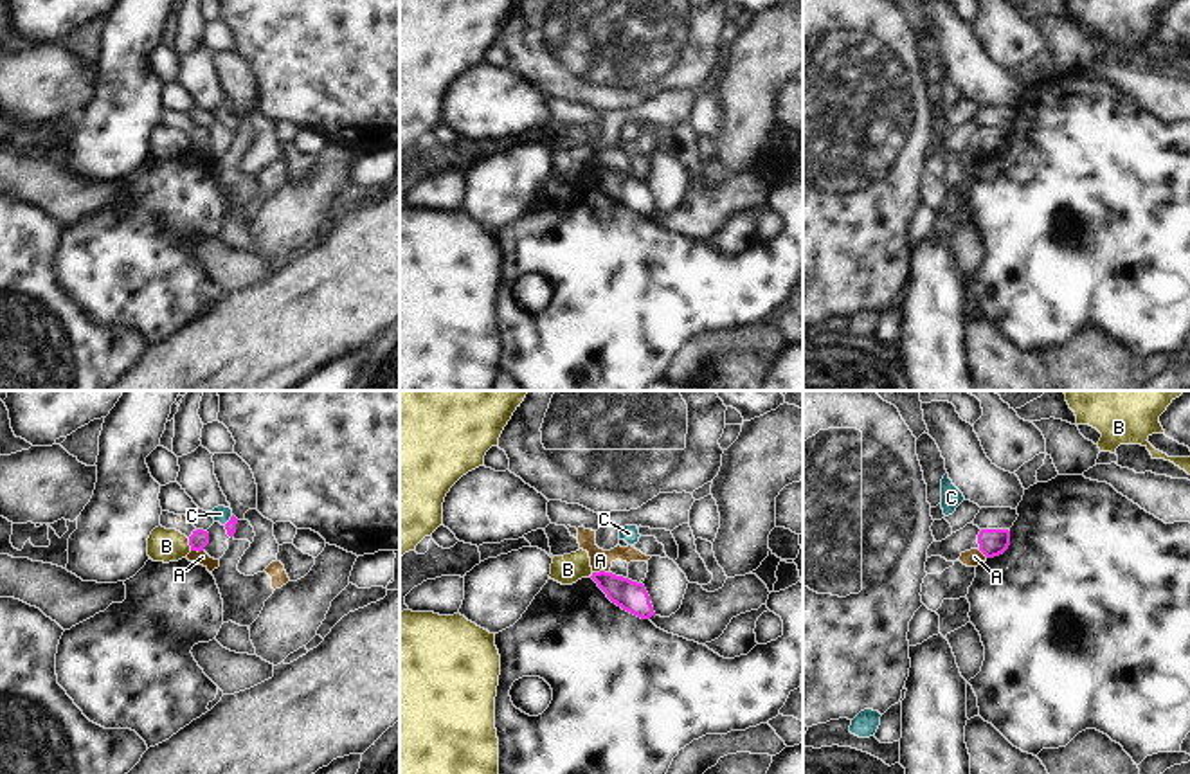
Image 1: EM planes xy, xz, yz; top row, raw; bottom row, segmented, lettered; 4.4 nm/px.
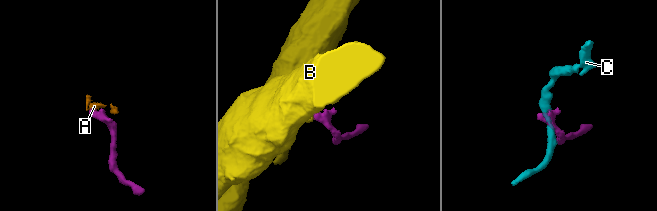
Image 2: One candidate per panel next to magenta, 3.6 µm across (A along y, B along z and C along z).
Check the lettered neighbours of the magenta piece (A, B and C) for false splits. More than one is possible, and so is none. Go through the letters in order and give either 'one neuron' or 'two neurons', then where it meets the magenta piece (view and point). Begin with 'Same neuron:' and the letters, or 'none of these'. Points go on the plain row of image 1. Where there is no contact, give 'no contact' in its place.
Same neuron: C
A: two neurons | xz (600, 168)
B: two neurons | xy (189, 141)
C: one neuron | xy (229, 117)

